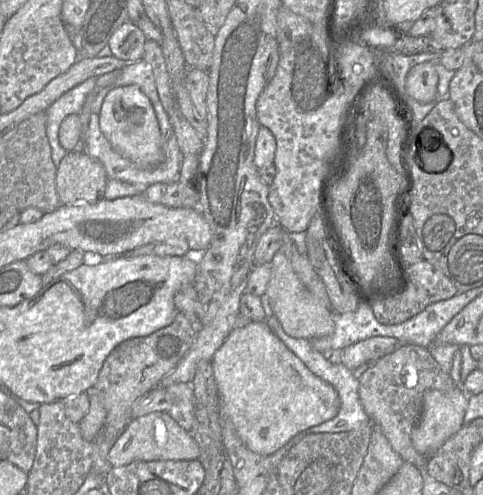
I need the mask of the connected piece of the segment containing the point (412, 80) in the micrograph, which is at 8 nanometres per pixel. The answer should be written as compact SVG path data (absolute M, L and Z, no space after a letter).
M436 62L413 66L406 77L406 94L420 103L436 102L438 74Z

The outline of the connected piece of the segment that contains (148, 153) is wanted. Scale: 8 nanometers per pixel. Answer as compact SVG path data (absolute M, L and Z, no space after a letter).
M137 85L115 87L109 91L99 117L102 133L121 156L142 168L163 162L163 141L156 113L149 98Z

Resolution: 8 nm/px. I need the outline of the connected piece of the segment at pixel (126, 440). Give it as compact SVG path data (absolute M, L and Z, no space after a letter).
M154 412L132 419L111 448L108 459L112 467L136 461L198 460L200 447L194 436L183 429L167 412Z

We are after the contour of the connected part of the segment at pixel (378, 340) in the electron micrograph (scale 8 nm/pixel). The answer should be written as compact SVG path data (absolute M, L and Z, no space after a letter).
M375 336L343 349L342 364L351 371L367 363L374 363L396 348L398 341L392 337Z

